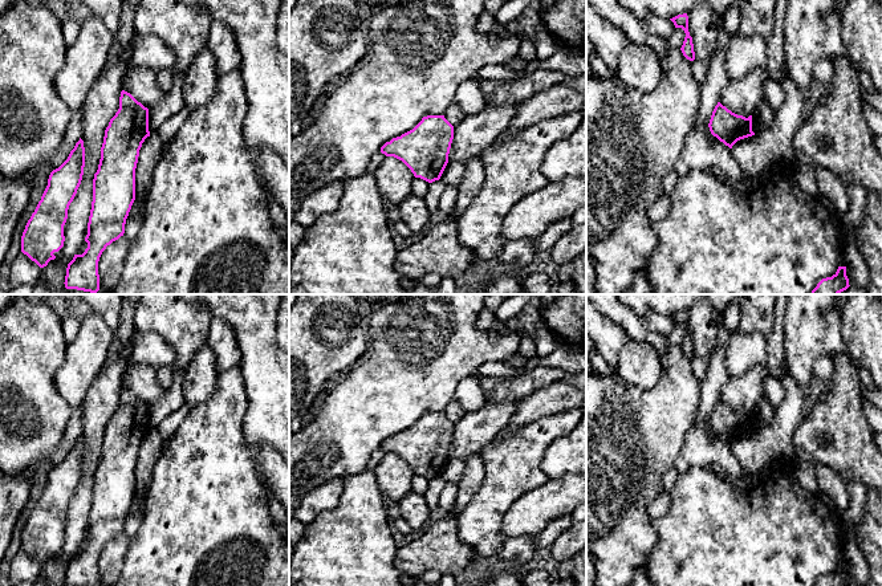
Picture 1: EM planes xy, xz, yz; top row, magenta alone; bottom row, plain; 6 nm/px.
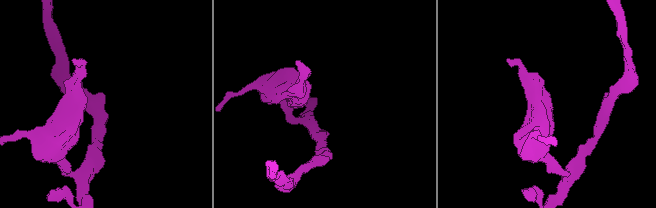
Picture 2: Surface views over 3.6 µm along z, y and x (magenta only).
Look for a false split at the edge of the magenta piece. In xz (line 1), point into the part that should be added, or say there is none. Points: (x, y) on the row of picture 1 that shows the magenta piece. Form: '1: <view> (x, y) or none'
1: none

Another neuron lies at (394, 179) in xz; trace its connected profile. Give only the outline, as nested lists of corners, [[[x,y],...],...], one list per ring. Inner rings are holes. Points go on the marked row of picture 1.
[[[386,156],[373,175],[382,196],[390,203],[401,204],[411,194],[415,176],[402,160],[394,156]]]

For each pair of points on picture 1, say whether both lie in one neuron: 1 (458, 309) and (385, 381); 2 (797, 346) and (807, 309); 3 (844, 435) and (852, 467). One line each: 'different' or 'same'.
1: same
2: same
3: same

